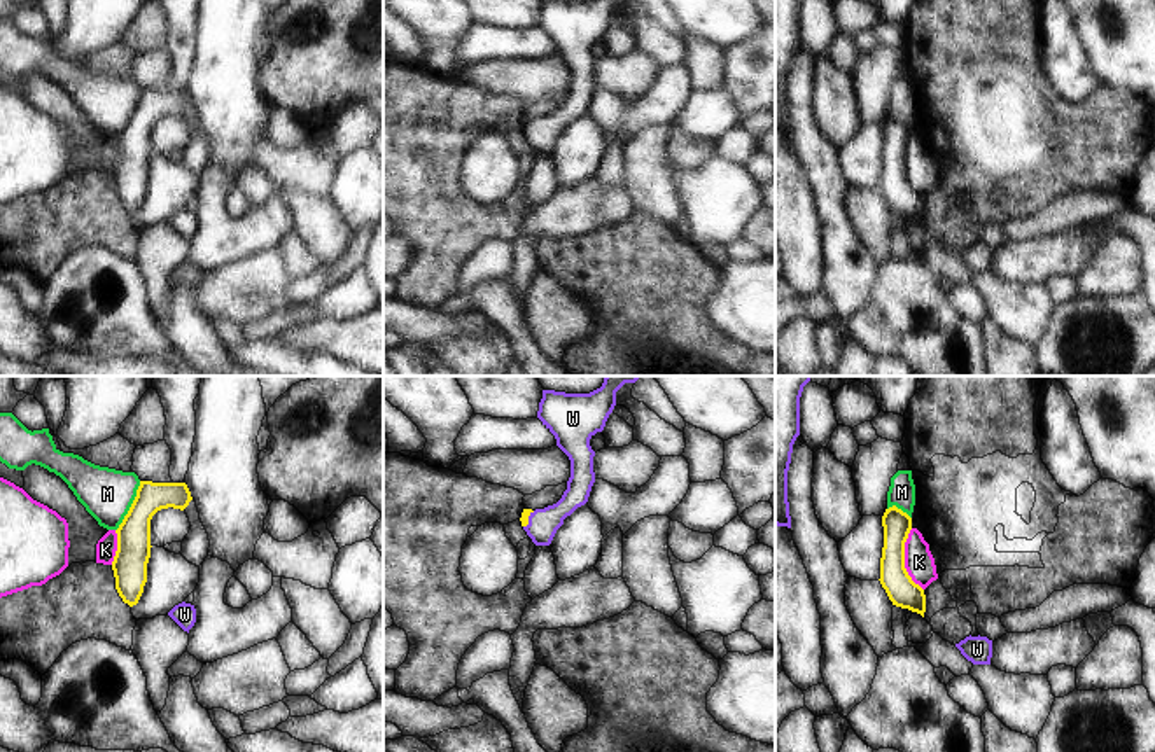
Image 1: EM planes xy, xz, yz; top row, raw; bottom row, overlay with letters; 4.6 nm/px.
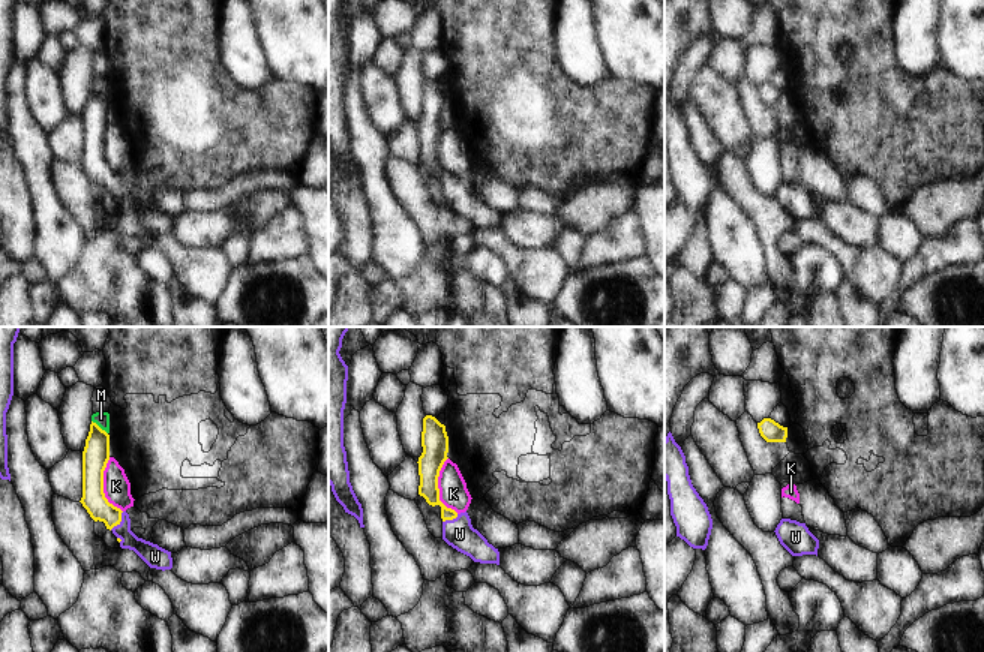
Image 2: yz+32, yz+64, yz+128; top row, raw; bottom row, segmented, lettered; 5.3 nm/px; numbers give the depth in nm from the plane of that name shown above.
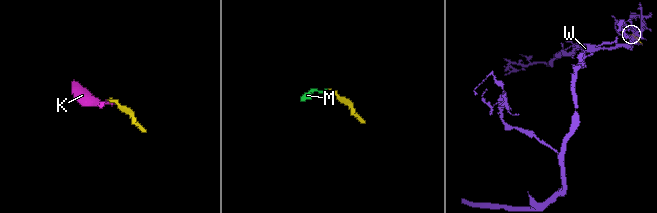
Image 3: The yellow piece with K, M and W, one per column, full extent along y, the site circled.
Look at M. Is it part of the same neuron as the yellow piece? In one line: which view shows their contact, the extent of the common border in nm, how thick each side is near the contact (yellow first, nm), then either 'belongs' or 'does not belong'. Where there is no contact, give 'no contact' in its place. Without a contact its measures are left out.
contact in xy; length 260 nm; calibres 160 and 240 nm; does not belong

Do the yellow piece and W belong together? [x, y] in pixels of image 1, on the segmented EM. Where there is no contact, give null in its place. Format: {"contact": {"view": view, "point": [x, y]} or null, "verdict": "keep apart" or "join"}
{"contact": {"view": "xz", "point": [527, 520]}, "verdict": "join"}

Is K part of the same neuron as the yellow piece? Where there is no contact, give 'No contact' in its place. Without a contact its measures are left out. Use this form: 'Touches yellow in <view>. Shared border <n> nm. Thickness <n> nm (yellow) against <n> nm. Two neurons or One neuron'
Touches yellow in yz. Shared border 300 nm. Thickness 140 nm (yellow) against 140 nm. Two neurons

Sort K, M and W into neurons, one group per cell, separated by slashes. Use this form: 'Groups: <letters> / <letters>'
Groups: K / M / W

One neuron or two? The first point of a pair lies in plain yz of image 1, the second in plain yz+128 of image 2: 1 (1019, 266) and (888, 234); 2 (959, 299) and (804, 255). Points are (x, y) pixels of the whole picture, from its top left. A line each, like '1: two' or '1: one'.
1: two
2: one

